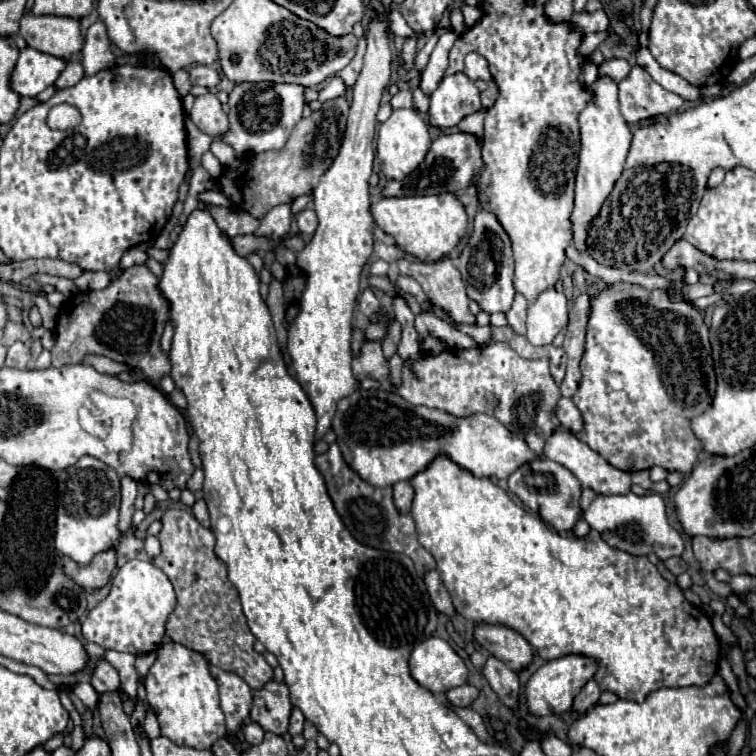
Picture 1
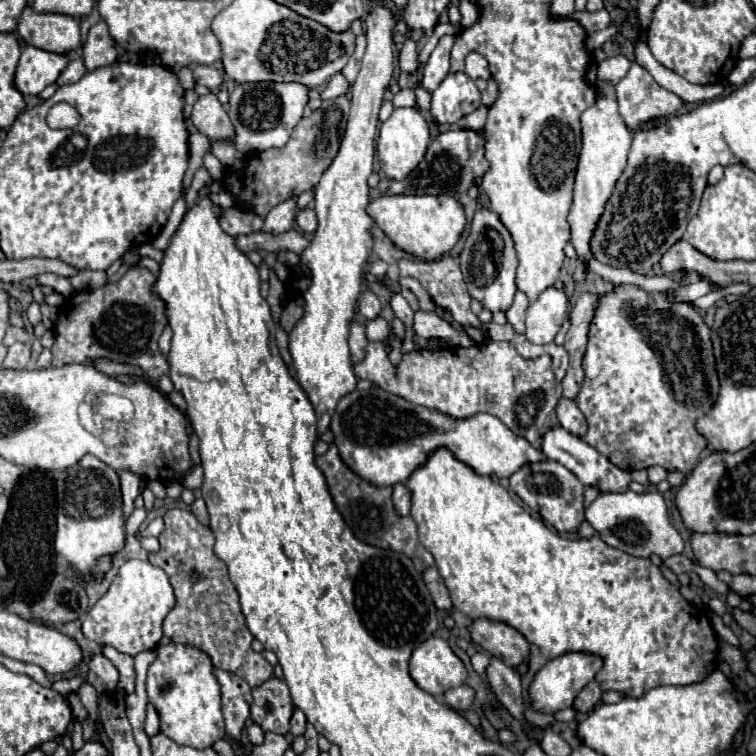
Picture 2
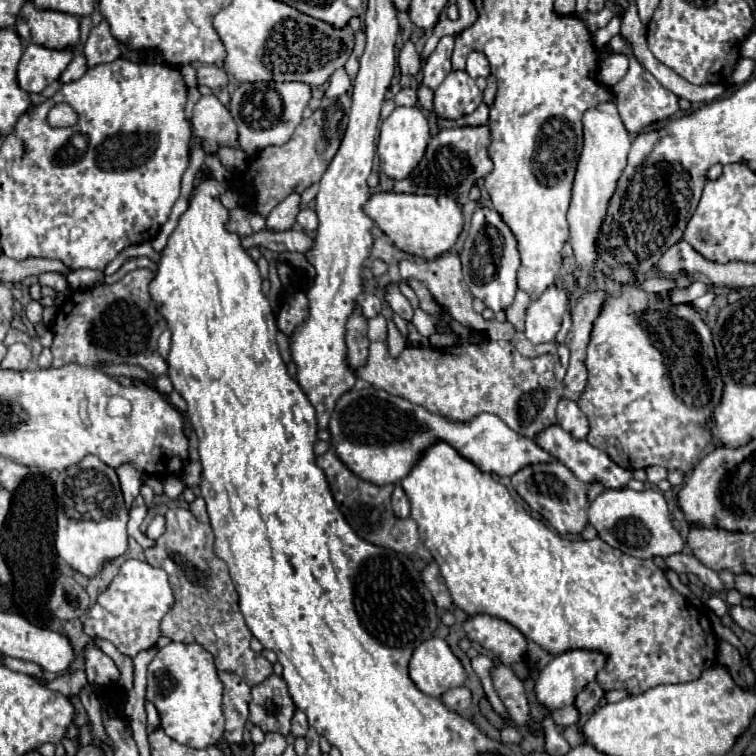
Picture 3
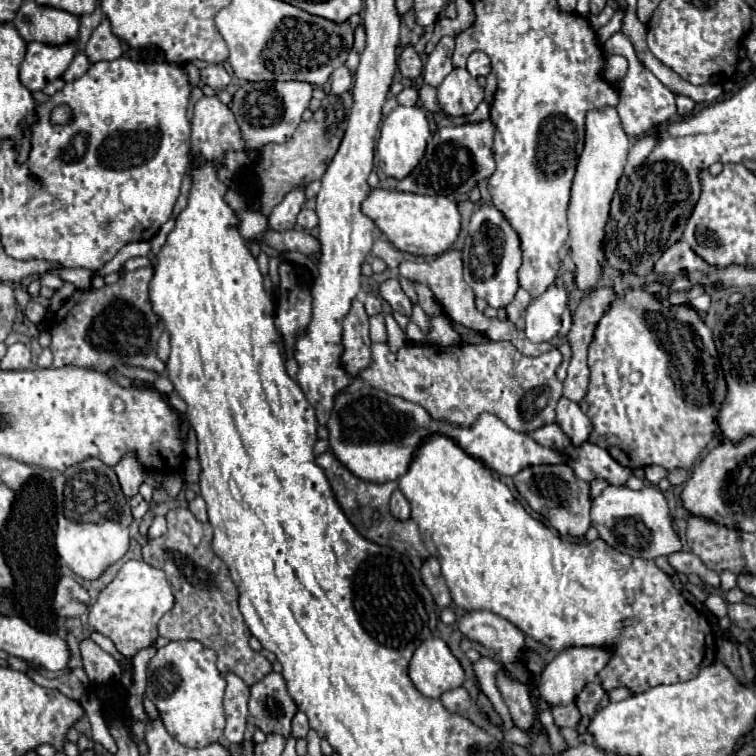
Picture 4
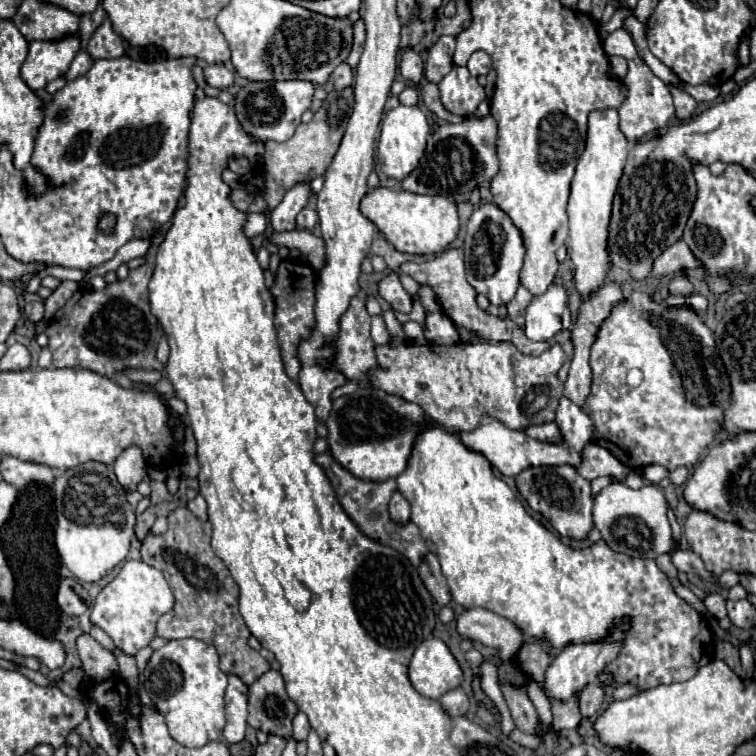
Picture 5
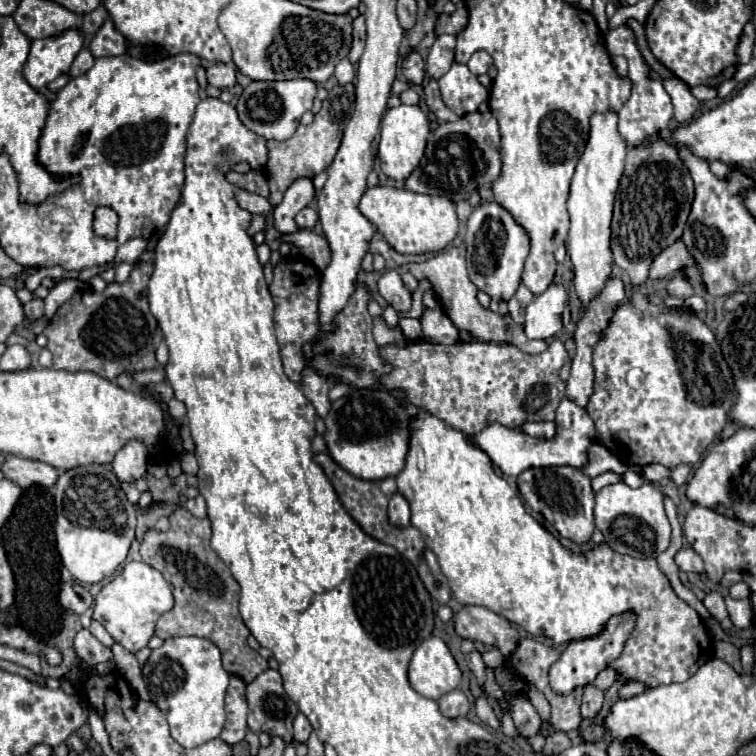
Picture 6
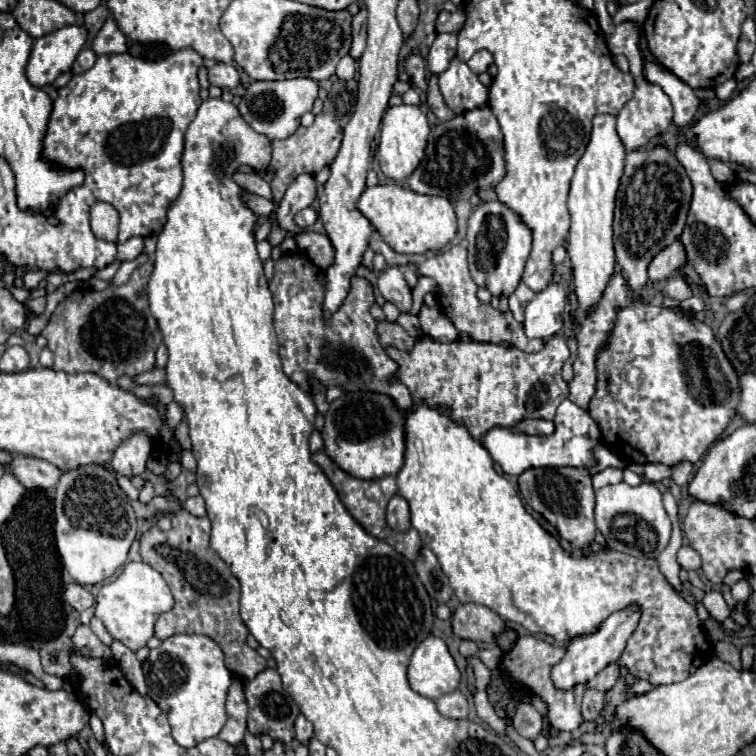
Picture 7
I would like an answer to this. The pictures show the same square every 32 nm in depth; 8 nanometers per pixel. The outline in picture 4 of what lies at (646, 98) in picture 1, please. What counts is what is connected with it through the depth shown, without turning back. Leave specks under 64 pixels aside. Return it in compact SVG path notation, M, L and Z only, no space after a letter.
M616 32L604 44L604 52L606 54L622 54L622 56L628 58L628 64L630 64L626 76L616 84L616 90L620 94L620 102L618 102L616 108L618 108L618 114L620 114L620 120L622 120L622 128L630 138L642 136L650 128L666 122L670 116L676 114L676 98L674 98L674 94L638 60L638 56L636 56L636 52L632 48L632 42L622 32Z

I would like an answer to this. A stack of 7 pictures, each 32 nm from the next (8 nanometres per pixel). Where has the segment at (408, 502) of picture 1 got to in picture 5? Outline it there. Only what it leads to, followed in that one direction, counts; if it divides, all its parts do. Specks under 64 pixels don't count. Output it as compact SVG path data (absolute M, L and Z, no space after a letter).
M398 490L392 494L392 500L390 500L390 516L392 520L402 524L410 520L410 504Z

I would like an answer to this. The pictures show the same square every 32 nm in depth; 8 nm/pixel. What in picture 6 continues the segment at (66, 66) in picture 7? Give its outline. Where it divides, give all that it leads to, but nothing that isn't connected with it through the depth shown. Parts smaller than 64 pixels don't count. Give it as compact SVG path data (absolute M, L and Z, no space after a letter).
M66 30L58 36L32 40L22 76L34 90L40 90L60 74L66 74L70 70L70 64L80 52L80 48L80 30Z

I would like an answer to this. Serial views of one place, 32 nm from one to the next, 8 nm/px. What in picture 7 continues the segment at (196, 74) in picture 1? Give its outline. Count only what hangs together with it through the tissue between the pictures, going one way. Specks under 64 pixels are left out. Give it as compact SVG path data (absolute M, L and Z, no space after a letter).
M216 64L208 70L208 80L212 86L218 86L218 88L236 88L240 84L240 74L238 74L238 68L234 66Z

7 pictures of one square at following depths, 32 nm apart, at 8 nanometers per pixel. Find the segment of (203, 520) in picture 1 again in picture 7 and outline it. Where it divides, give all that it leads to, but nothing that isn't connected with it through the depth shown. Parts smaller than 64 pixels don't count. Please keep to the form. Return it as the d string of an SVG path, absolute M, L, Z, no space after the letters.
M194 496L194 498L188 498L186 504L184 504L184 510L188 510L190 514L194 516L206 516L206 504L204 504L204 498L202 496Z

